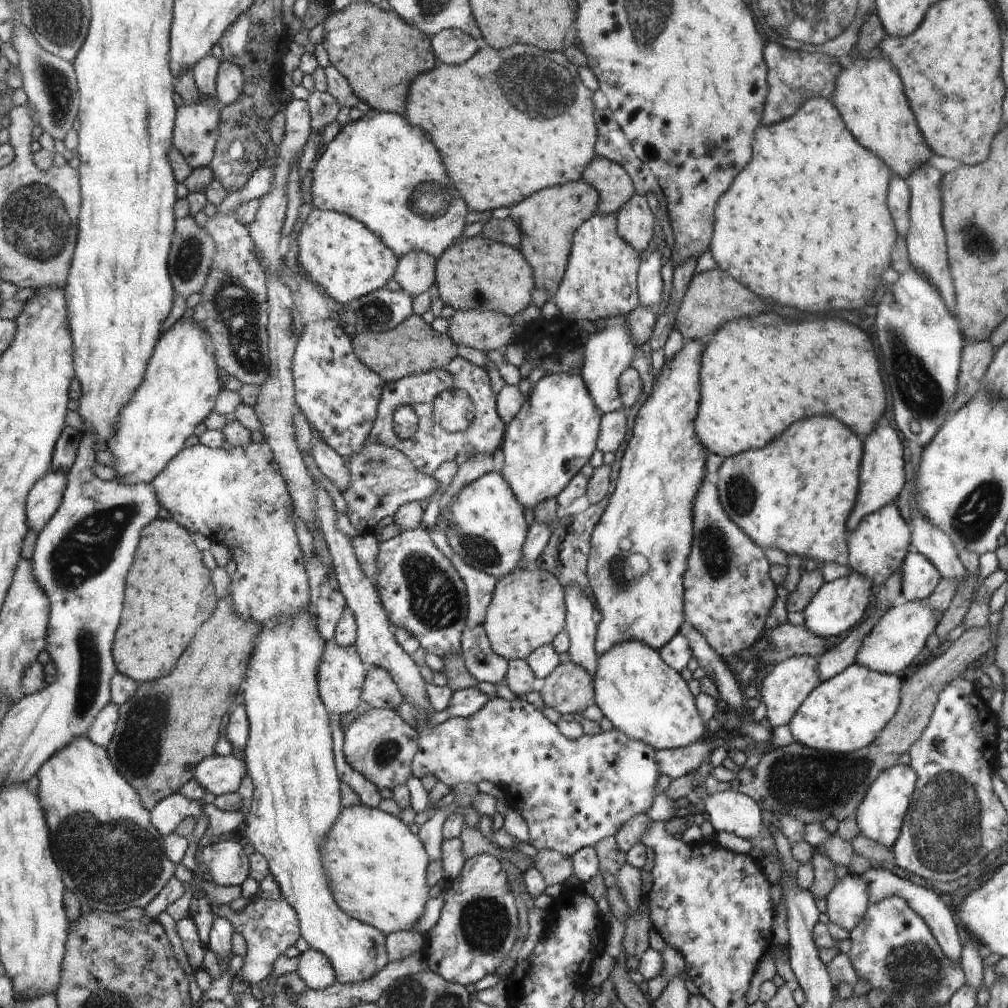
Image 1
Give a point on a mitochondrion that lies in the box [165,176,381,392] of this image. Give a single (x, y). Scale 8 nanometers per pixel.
(234, 306)

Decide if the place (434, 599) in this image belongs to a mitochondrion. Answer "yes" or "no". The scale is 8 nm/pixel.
yes

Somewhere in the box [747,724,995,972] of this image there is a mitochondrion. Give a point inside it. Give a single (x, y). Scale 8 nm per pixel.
(946, 836)

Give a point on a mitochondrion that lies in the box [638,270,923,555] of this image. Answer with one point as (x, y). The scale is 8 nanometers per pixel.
(741, 494)

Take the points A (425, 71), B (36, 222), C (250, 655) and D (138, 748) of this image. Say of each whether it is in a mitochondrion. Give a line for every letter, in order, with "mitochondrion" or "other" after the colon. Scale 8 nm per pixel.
A: other
B: mitochondrion
C: other
D: mitochondrion

